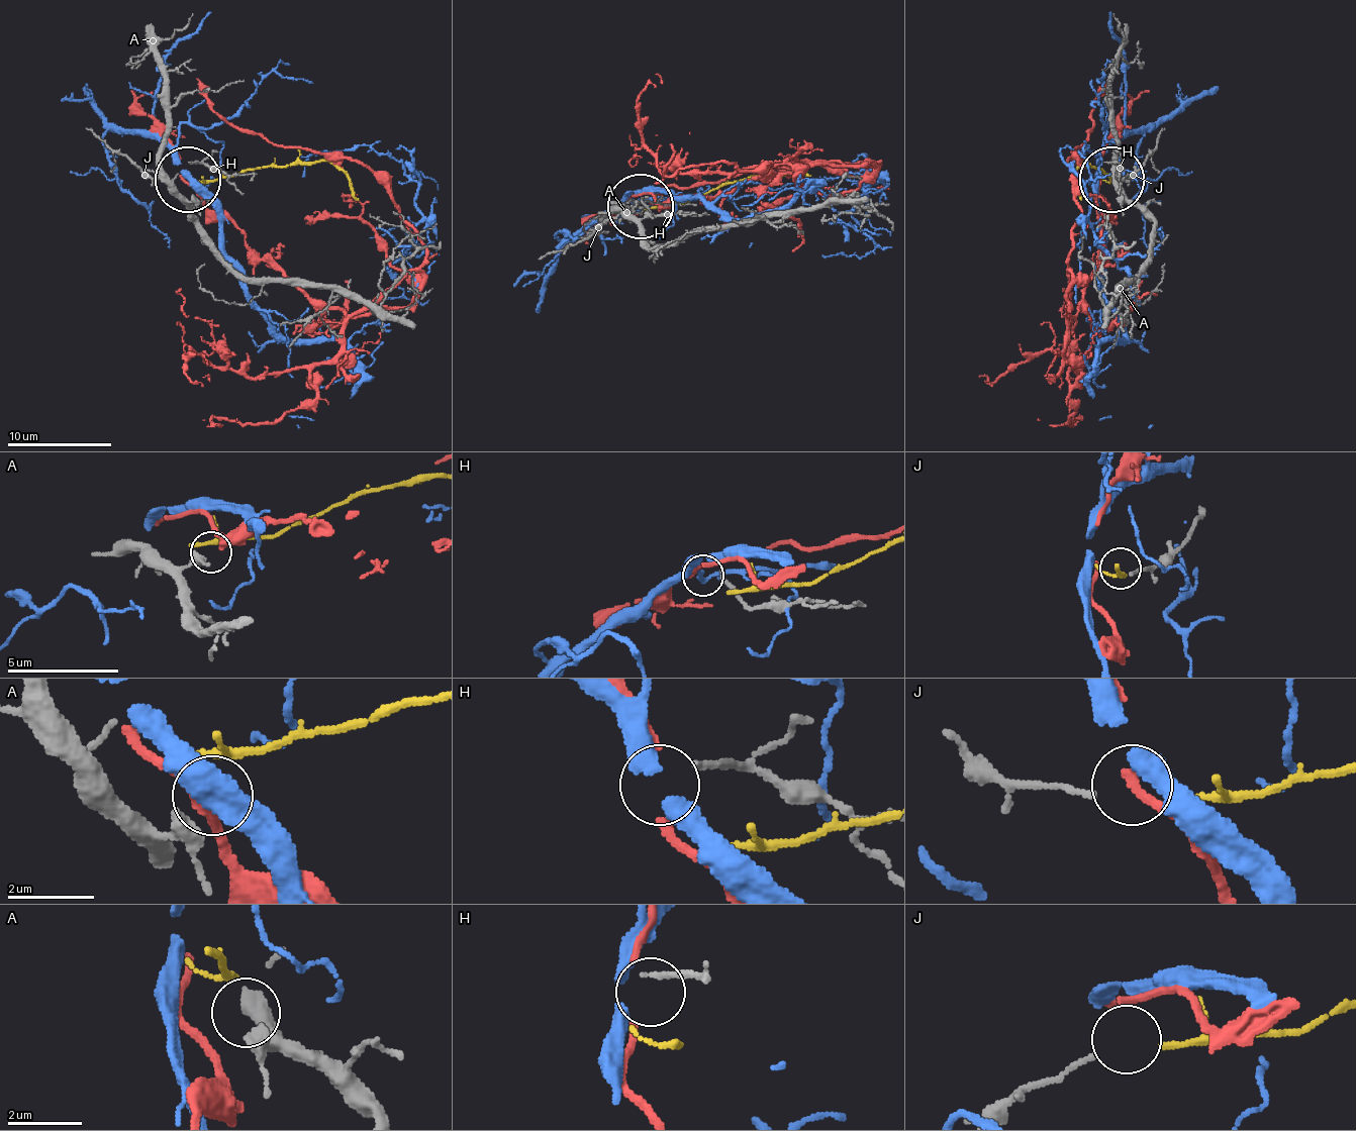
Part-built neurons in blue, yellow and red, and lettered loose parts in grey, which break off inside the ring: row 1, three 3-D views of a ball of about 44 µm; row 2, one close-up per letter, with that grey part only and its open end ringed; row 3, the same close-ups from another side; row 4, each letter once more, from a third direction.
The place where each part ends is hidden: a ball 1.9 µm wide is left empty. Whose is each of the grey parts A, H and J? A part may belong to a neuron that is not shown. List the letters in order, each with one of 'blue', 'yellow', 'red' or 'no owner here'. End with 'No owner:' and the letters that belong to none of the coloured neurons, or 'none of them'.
A: no owner here
H: red
J: yellow
No owner: A

